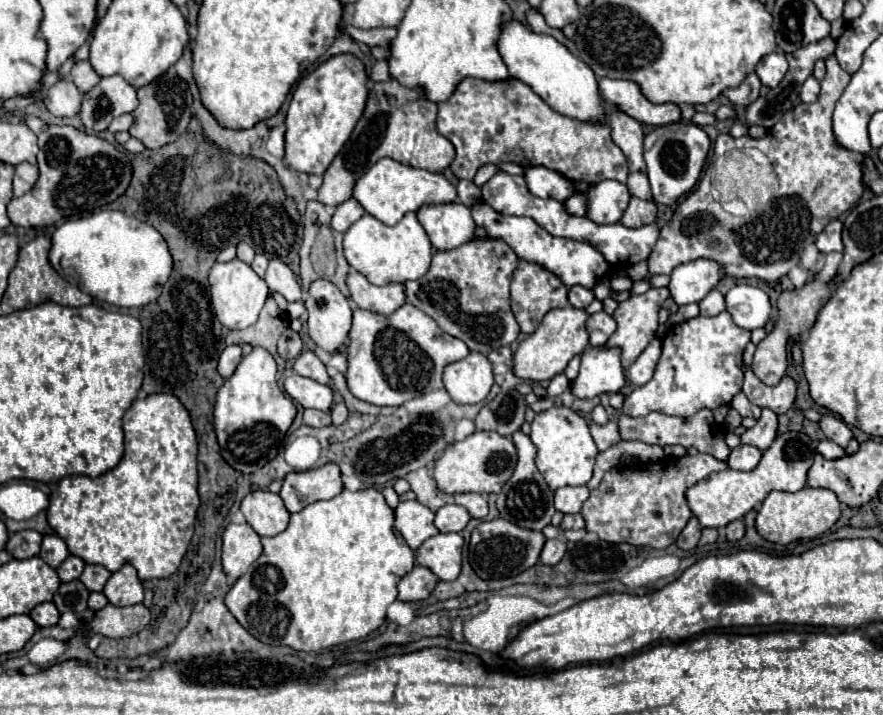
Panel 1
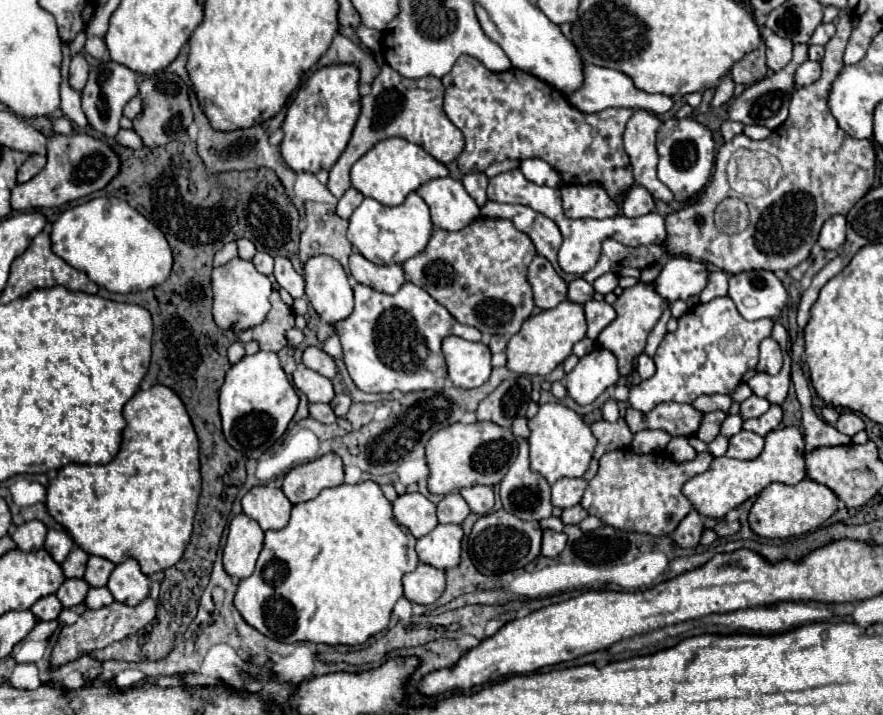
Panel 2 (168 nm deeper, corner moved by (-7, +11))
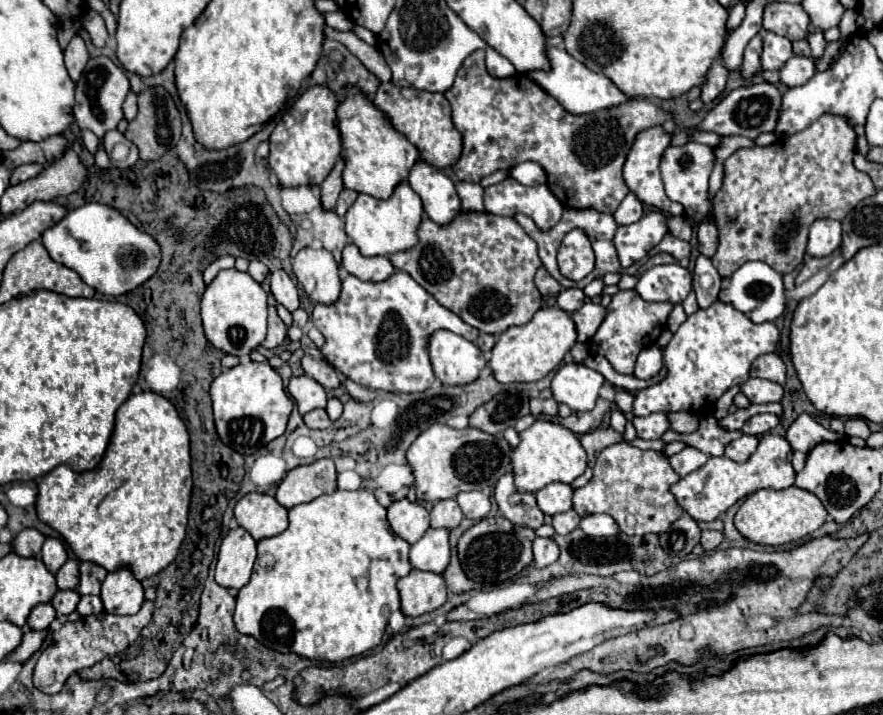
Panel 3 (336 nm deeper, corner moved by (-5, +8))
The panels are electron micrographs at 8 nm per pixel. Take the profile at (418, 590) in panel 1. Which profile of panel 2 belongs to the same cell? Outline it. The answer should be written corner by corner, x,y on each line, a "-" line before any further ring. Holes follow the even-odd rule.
419,564
413,572
403,576
405,598
413,604
433,604
445,590
445,572
429,564

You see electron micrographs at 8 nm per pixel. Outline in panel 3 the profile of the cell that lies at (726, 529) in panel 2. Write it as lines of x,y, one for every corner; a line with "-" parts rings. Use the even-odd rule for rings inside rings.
703,531
703,535
701,535
701,545
705,547
705,551
717,549
721,541
723,541
723,533
721,531

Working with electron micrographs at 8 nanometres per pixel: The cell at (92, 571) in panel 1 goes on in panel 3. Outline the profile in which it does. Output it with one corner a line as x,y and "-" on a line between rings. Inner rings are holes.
81,563
81,583
79,583
77,591
81,595
99,595
105,575
107,575
107,571
101,565

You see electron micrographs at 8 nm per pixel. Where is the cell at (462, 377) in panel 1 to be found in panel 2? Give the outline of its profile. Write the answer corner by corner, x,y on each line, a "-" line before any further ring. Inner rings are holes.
459,336
443,340
443,356
449,380
459,388
479,388
491,376
491,352
483,342
469,342

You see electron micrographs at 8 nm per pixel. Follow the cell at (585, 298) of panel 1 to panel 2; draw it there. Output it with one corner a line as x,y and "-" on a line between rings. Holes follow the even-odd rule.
575,278
569,284
569,292
567,292
567,300
575,302
575,304
585,304
587,300
593,298
593,286
589,282
585,282
583,278

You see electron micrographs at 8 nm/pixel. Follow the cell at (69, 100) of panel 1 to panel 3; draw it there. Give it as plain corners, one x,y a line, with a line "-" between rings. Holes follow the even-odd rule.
75,35
71,39
71,43
67,45
67,49
65,49
65,67
67,67
69,77
73,81
79,81
87,61
89,61
89,55
87,55
85,43
83,43
83,39
79,35

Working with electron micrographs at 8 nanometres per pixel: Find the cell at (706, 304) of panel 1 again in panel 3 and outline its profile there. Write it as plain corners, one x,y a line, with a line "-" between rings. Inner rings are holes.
699,255
693,271
693,291
697,293
699,307
701,309
709,307
717,299
719,289
721,289
721,277
717,269
711,265
709,257

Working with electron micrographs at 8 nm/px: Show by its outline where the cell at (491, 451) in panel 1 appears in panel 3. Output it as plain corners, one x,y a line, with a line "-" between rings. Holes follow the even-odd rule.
435,423
417,437
413,447
409,447
407,461
415,475
417,499
443,501
443,499
453,499
463,491
493,489
499,477
511,469
511,455
513,449
503,437
489,435
475,427
453,429

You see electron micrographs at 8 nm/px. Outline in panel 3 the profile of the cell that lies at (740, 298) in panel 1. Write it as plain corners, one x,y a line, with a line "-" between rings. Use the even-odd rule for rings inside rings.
749,261
743,267
739,267
731,277
723,279
719,301
733,305
737,311
747,315
753,323
775,321
785,311
785,289
783,289
781,273
773,271
767,263

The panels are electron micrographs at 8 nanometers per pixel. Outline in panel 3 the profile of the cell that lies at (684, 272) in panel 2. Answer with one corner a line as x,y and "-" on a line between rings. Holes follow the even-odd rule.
679,263
657,265
639,277
637,293
645,301
669,301
683,303
691,291
691,273

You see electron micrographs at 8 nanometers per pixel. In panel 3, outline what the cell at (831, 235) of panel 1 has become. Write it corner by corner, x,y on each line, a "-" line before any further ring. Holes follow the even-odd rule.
819,219
809,229
807,251
813,257
827,257
841,247
841,223
833,219

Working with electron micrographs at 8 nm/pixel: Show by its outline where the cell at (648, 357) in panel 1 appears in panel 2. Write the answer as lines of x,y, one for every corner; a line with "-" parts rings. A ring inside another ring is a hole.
641,354
639,356
639,368
637,368
637,372
639,372
639,376
643,380
651,378
655,374
655,362
653,362
653,358
649,358
647,354

